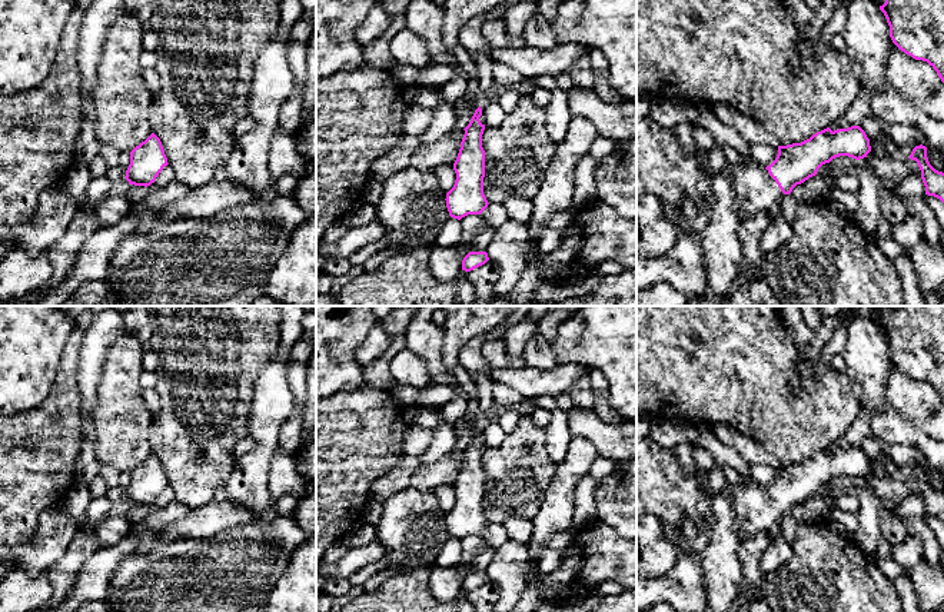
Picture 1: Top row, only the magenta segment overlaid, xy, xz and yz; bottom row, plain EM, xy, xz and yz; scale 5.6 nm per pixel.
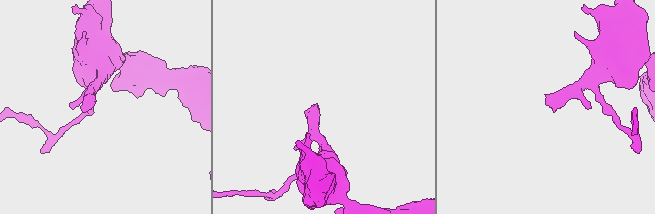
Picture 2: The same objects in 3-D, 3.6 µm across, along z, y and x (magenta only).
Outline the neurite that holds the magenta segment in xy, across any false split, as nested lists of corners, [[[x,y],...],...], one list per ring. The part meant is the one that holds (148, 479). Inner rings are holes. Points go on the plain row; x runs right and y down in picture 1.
[[[152,453],[130,472],[130,485],[124,498],[129,505],[147,508],[167,485],[160,459]]]

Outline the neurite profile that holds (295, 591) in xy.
[[[316,535],[283,562],[282,573],[267,595],[266,612],[316,612]]]

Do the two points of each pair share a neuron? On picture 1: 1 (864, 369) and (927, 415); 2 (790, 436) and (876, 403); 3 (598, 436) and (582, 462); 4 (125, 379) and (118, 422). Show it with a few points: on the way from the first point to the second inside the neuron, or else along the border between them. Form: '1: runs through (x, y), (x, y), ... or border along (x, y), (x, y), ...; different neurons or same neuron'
1: border along (891, 365), (886, 385), (886, 401), (900, 415); different neurons
2: border along (848, 376), (861, 408); different neurons
3: border along (572, 435), (585, 438), (600, 455); different neurons
4: runs through (120, 389), (120, 412); same neuron

